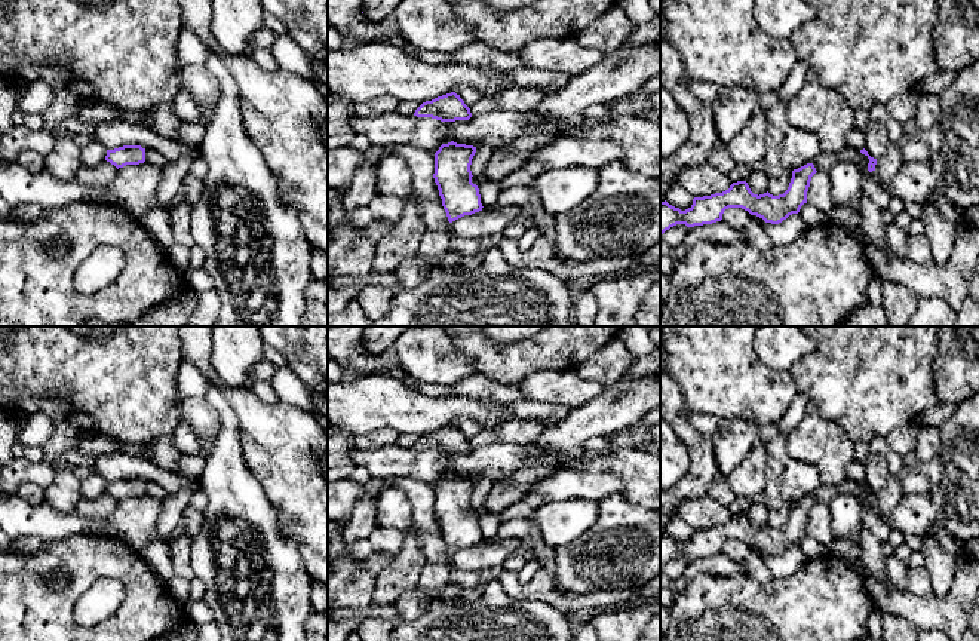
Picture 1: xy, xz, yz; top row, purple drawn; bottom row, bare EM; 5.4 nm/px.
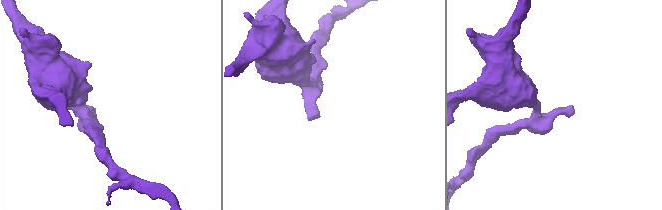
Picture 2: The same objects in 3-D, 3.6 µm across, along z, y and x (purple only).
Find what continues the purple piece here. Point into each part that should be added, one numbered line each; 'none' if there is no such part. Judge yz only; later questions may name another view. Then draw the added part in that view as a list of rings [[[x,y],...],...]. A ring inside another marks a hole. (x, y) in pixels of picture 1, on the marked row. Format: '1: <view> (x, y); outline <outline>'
1: yz (915, 181); outline [[[924,160],[903,162],[896,177],[880,184],[891,196],[900,197],[903,202],[917,202],[920,205],[926,205],[927,197],[937,193],[934,175]],[[877,171],[871,172],[871,178],[880,183]]]

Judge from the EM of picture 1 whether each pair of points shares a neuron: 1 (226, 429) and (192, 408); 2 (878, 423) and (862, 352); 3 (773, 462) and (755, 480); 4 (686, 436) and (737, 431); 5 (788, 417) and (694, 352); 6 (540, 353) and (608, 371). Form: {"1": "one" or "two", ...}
{"1": "two", "2": "one", "3": "two", "4": "two", "5": "two", "6": "two"}

